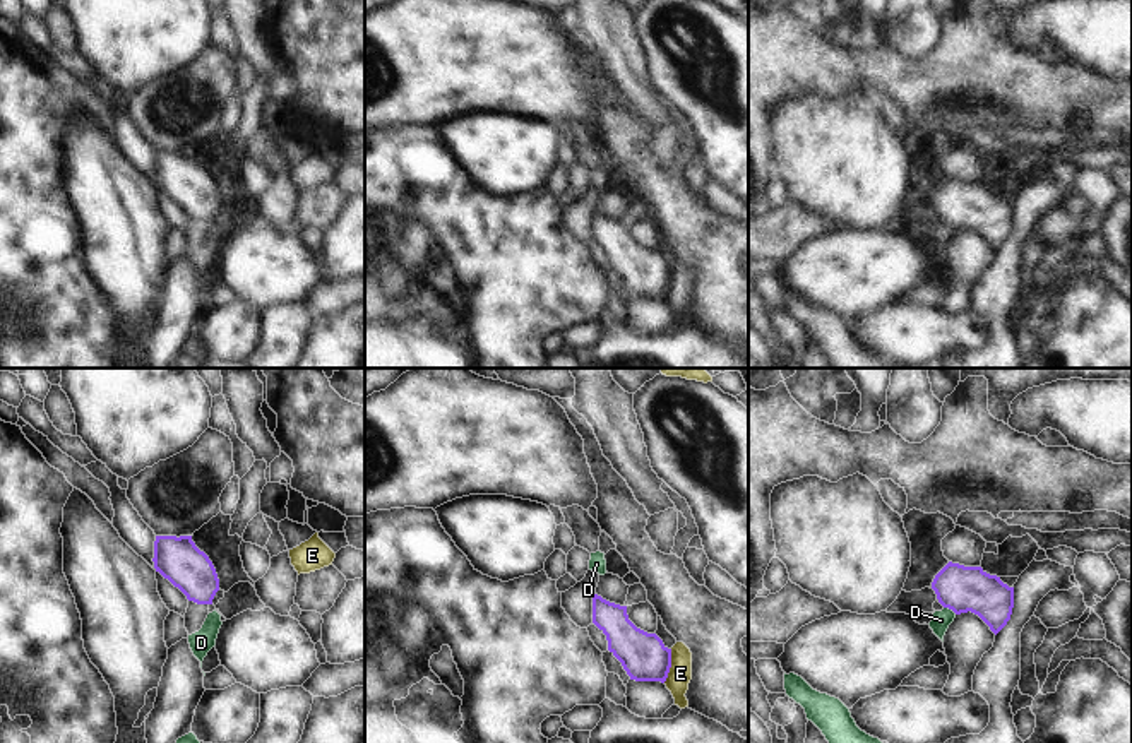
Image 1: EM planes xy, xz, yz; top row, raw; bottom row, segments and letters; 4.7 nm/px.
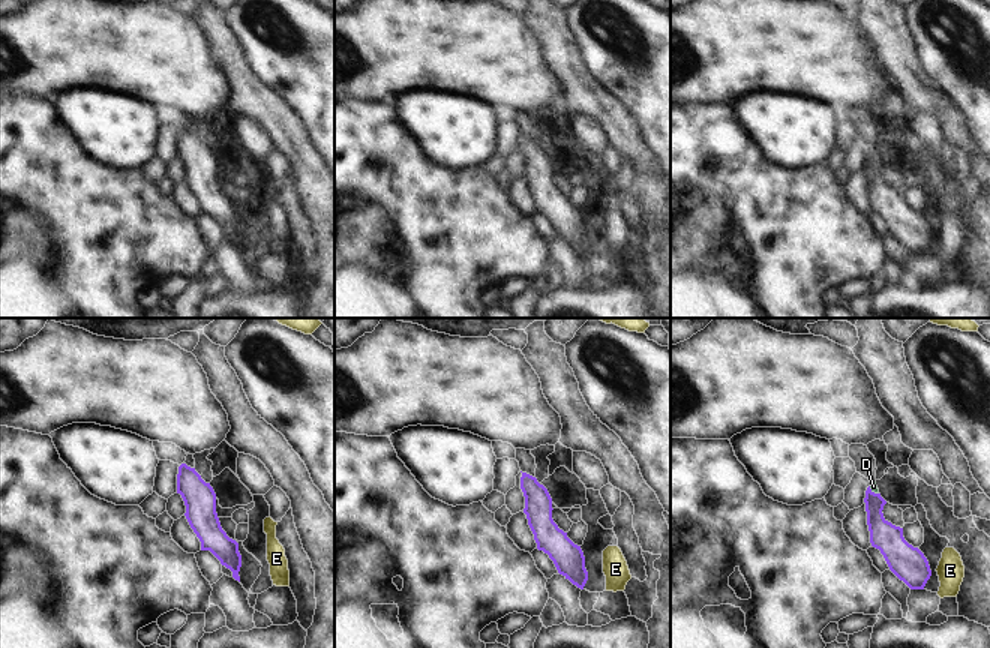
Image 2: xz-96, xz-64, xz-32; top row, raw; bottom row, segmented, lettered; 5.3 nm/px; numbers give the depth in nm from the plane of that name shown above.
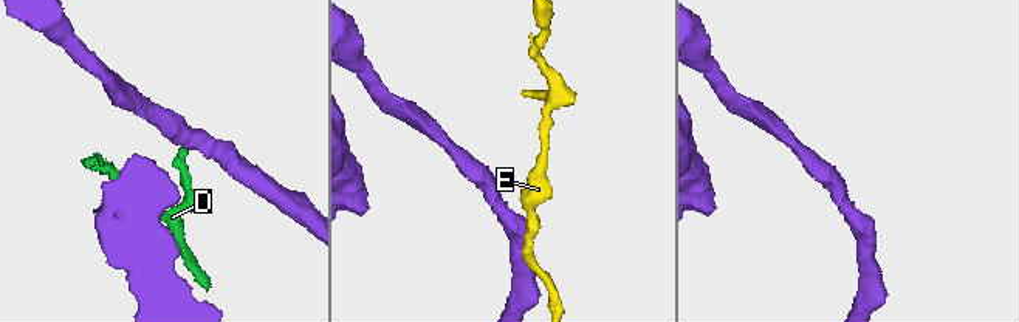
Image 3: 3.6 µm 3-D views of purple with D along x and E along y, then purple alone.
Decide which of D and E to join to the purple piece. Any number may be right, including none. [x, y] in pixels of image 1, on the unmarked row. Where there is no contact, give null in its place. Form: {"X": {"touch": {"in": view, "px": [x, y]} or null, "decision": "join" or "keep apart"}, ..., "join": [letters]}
{"D": {"touch": {"in": "yz", "px": [951, 225]}, "decision": "keep apart"}, "E": {"touch": {"in": "xz", "px": [670, 283]}, "decision": "keep apart"}, "join": []}

